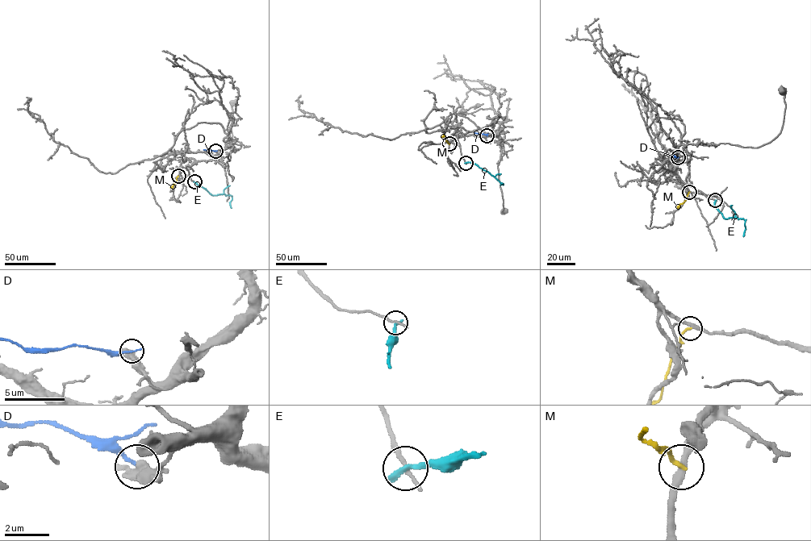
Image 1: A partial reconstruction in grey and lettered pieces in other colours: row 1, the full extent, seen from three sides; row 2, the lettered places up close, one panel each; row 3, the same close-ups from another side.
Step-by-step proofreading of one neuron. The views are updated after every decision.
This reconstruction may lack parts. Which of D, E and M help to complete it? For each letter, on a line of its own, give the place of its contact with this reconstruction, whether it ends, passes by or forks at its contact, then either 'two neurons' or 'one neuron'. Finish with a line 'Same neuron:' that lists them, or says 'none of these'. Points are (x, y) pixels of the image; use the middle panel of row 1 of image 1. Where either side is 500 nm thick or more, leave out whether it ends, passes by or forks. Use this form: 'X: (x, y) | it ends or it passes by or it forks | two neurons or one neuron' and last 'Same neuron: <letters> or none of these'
D: (487, 135) | it ends | two neurons
E: (466, 163) | it ends | two neurons
M: (449, 143) | it ends | two neurons
Same neuron: none of these

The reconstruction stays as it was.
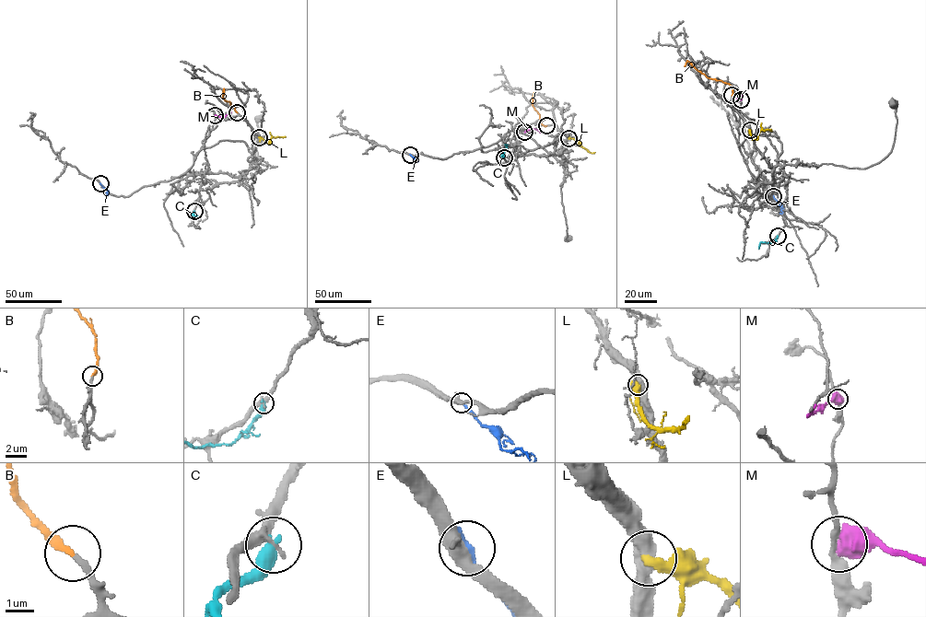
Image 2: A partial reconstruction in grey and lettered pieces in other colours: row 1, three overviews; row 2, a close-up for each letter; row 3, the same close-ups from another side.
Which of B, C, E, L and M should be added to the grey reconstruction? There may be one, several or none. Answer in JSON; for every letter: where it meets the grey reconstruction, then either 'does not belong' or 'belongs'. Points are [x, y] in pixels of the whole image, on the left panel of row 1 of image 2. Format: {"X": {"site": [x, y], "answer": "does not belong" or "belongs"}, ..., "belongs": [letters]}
{"B": {"site": [237, 112], "answer": "belongs"}, "C": {"site": [194, 211], "answer": "does not belong"}, "E": {"site": [100, 183], "answer": "does not belong"}, "L": {"site": [259, 137], "answer": "does not belong"}, "M": {"site": [215, 115], "answer": "does not belong"}, "belongs": ["B"]}

